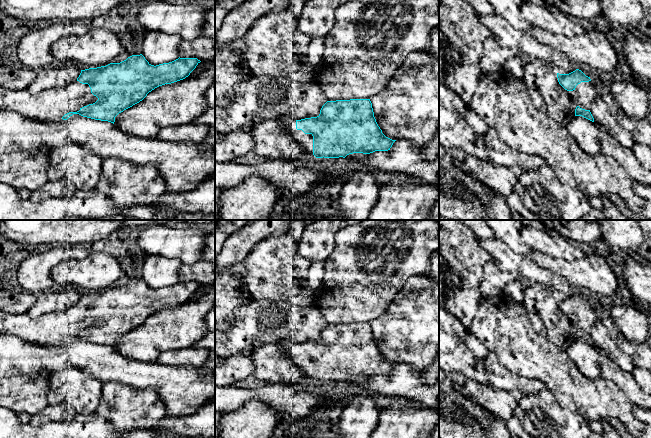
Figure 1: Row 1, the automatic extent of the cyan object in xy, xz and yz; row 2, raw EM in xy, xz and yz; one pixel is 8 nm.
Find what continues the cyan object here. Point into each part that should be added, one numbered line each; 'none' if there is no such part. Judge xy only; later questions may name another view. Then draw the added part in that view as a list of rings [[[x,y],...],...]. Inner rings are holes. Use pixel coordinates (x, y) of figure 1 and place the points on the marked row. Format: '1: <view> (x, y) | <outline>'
1: xy (49, 105) | [[[77,80],[64,88],[47,89],[37,95],[28,89],[8,90],[0,86],[0,110],[16,112],[41,123],[59,121],[65,114],[77,112],[97,100],[89,85]]]

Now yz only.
1: yz (586, 92) | [[[581,82],[574,90],[577,94],[577,105],[585,110],[590,110],[593,100],[599,95],[594,84],[589,82]]]

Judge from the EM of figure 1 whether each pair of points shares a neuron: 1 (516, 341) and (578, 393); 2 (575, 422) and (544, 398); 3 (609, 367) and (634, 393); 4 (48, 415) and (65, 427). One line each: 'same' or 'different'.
1: same
2: same
3: same
4: different

